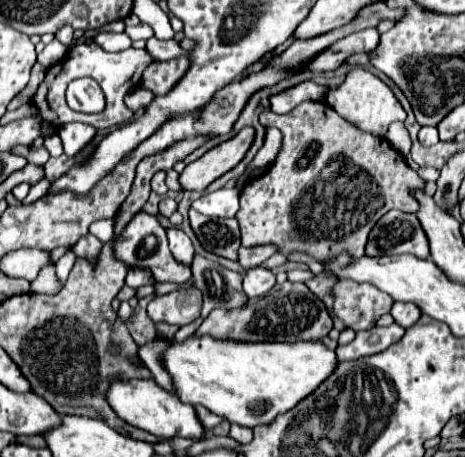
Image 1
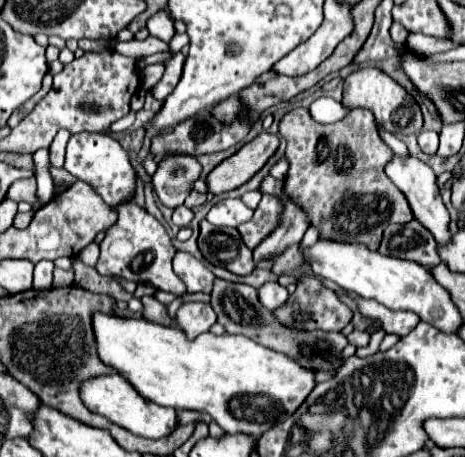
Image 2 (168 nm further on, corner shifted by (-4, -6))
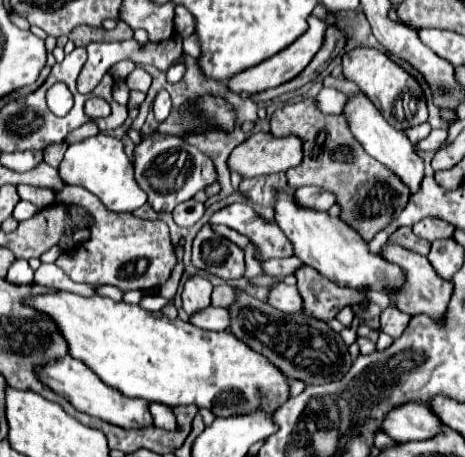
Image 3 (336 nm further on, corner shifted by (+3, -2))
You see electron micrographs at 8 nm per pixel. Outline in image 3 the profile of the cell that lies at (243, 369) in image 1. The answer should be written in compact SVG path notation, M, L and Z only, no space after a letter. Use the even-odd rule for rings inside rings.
M54 292L30 296L26 304L46 312L56 320L58 328L68 340L70 356L82 360L100 380L130 398L144 398L148 402L160 402L170 408L180 404L196 404L198 408L208 408L216 418L242 416L256 410L274 414L280 404L290 398L288 378L270 360L266 360L266 356L260 356L248 348L248 344L238 340L232 332L208 332L180 318L170 320L162 312L148 312L140 306L114 302L102 296L84 298L72 292Z

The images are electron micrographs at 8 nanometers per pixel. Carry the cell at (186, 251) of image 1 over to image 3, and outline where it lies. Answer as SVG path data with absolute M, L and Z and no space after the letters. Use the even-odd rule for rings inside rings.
M190 274L182 288L182 308L188 314L192 314L196 310L210 306L210 292L212 292L212 284L208 278L200 274Z

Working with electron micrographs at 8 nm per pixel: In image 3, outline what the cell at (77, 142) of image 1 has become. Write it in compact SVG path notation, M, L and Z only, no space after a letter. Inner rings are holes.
M96 134L92 138L70 144L58 170L60 170L60 178L64 180L64 184L82 186L82 188L94 192L108 210L134 212L136 208L140 208L146 202L146 192L136 184L134 166L130 164L128 156L124 154L120 138Z

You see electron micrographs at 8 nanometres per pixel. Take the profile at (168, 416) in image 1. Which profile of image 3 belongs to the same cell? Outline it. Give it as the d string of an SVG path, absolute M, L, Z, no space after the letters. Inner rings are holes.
M66 356L62 360L50 360L40 372L40 382L50 386L54 392L64 396L76 410L92 414L94 418L106 420L110 424L122 426L122 428L150 428L152 416L148 414L148 400L140 398L128 398L116 388L104 384L82 360L76 360L72 356Z

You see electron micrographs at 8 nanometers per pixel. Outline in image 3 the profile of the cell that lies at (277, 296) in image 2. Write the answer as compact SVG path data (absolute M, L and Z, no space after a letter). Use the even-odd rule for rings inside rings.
M280 282L268 292L268 304L272 304L280 312L302 312L302 298L296 290L296 286L286 286Z

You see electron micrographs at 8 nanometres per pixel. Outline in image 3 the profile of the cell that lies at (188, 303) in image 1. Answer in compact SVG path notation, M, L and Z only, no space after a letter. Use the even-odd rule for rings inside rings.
M208 306L200 312L194 312L188 322L194 326L200 326L202 330L226 330L230 326L228 310L226 308L214 308L214 306Z

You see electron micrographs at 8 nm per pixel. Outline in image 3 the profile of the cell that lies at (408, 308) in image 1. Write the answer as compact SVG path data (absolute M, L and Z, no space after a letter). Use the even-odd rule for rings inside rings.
M390 304L380 314L380 328L382 328L384 334L388 334L392 338L398 338L404 332L404 328L408 326L408 320L410 320L408 314L400 312L394 304Z

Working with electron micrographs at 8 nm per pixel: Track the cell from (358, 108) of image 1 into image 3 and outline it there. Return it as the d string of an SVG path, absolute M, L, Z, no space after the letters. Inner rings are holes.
M356 48L342 56L342 68L344 78L354 82L368 100L378 108L378 112L386 118L390 126L396 130L408 130L410 126L426 122L426 102L420 84L398 64L394 64L384 52L376 48Z

